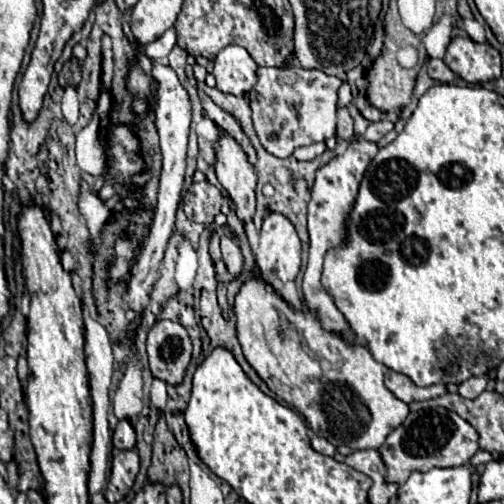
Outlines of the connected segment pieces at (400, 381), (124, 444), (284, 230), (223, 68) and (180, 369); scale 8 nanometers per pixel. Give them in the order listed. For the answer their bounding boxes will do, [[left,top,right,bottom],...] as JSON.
[[386,370,446,404],[112,420,136,450],[254,214,300,288],[212,46,256,96],[148,320,192,384]]

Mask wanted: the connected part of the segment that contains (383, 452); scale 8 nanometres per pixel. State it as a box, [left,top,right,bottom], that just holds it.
[378,408,478,484]

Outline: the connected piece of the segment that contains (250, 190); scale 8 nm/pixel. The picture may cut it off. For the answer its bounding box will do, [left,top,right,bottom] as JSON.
[214,130,256,222]

